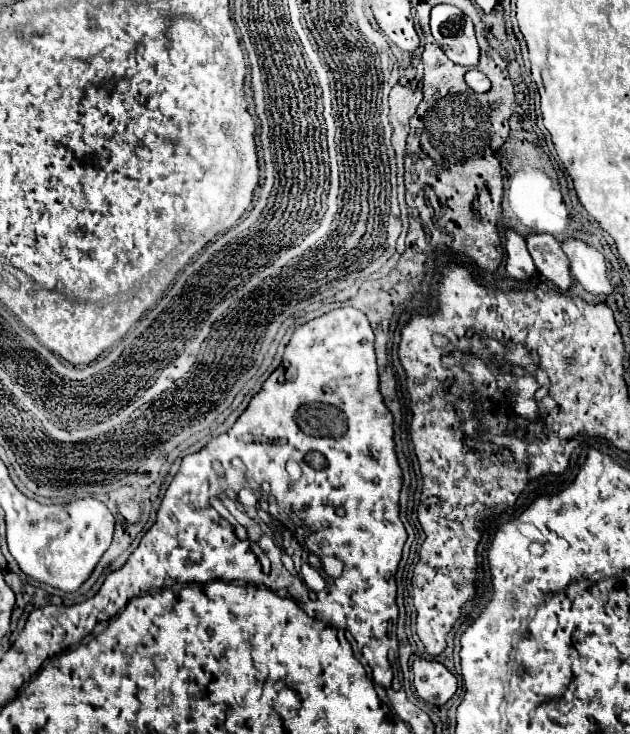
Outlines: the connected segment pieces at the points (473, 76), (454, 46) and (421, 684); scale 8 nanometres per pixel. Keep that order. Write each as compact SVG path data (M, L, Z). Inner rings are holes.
M468 70L468 72L466 72L466 84L468 84L474 92L486 92L486 90L490 90L490 80L488 80L486 74L482 74L480 70Z
M436 4L430 12L430 28L438 46L452 62L462 66L478 64L478 42L474 24L452 4Z
M414 660L412 672L418 696L430 704L446 704L458 688L454 674L436 660Z

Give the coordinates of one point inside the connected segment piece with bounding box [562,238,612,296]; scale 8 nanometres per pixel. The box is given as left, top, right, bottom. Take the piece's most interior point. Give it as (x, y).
(587, 265)

